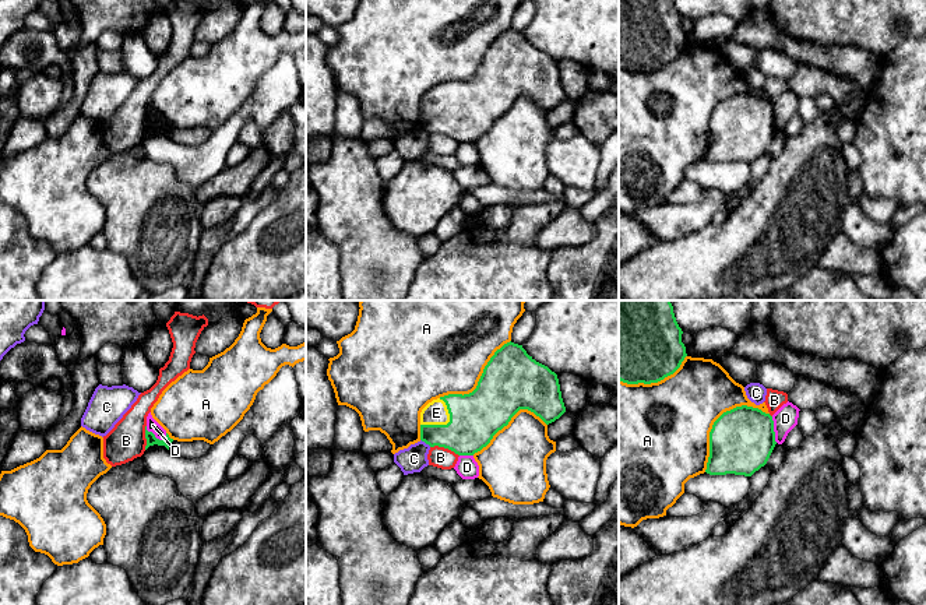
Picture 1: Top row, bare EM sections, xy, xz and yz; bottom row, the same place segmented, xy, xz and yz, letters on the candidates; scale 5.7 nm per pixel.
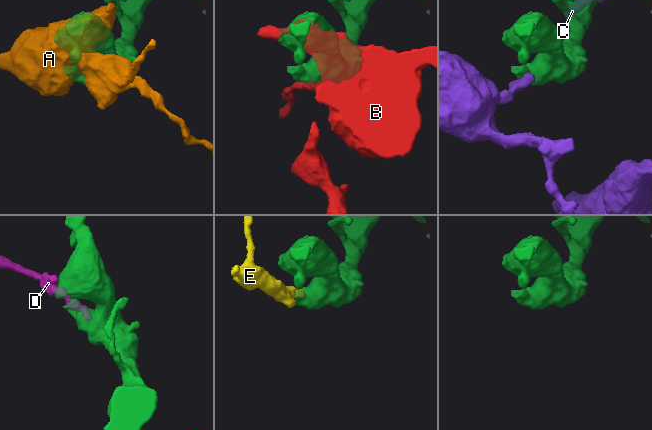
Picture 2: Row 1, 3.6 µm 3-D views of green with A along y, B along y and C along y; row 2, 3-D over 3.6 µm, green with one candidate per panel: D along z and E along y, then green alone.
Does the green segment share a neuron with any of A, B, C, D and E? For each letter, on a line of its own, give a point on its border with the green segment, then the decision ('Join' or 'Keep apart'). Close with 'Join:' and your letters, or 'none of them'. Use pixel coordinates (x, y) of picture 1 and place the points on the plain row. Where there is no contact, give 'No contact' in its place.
A: Touches green at yz (717, 106). Keep apart
B: Touches green at xz (444, 134). Keep apart
C: Touches green at xz (426, 130). Keep apart
D: Touches green at xy (154, 123). Keep apart
E: Touches green at xz (447, 111). Join
Join: E

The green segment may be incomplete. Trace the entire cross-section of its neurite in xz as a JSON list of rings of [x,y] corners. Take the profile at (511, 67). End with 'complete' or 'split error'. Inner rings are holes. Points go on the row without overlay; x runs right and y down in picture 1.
[[[510,28],[490,45],[472,80],[440,84],[422,96],[420,127],[473,143],[520,96],[534,99],[546,112],[566,99],[557,61]]]; split error

